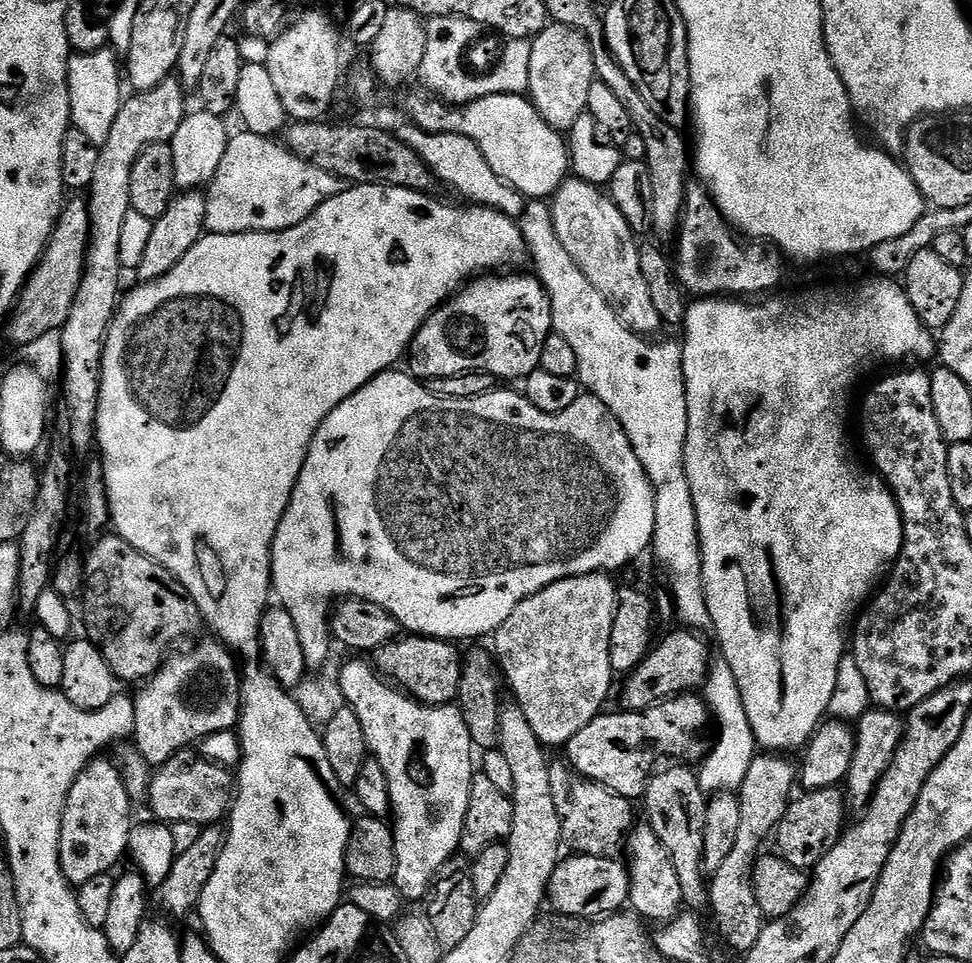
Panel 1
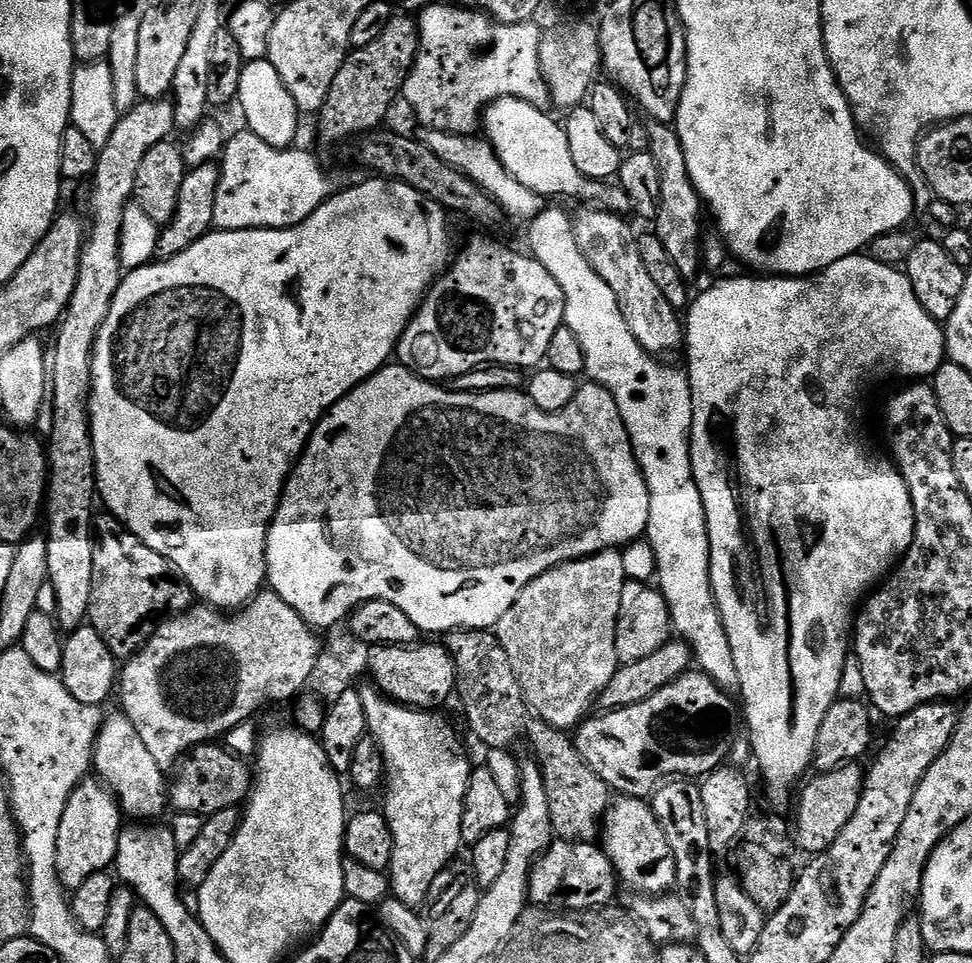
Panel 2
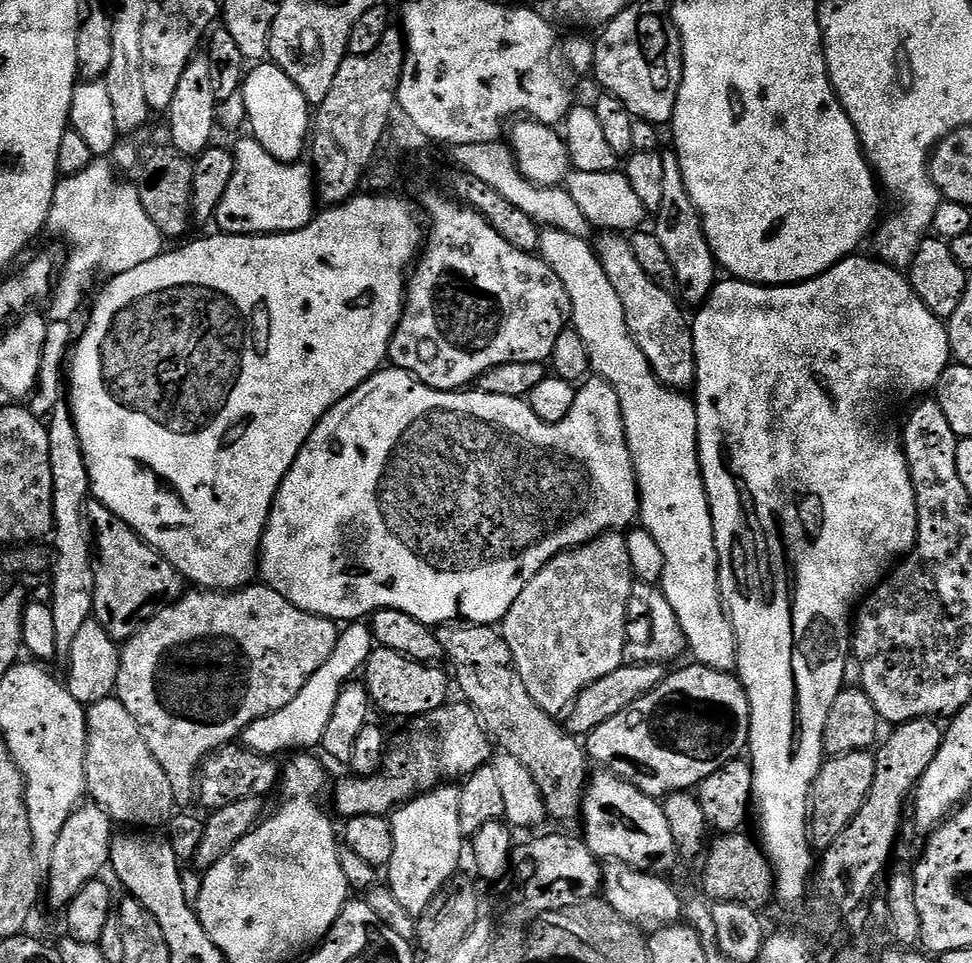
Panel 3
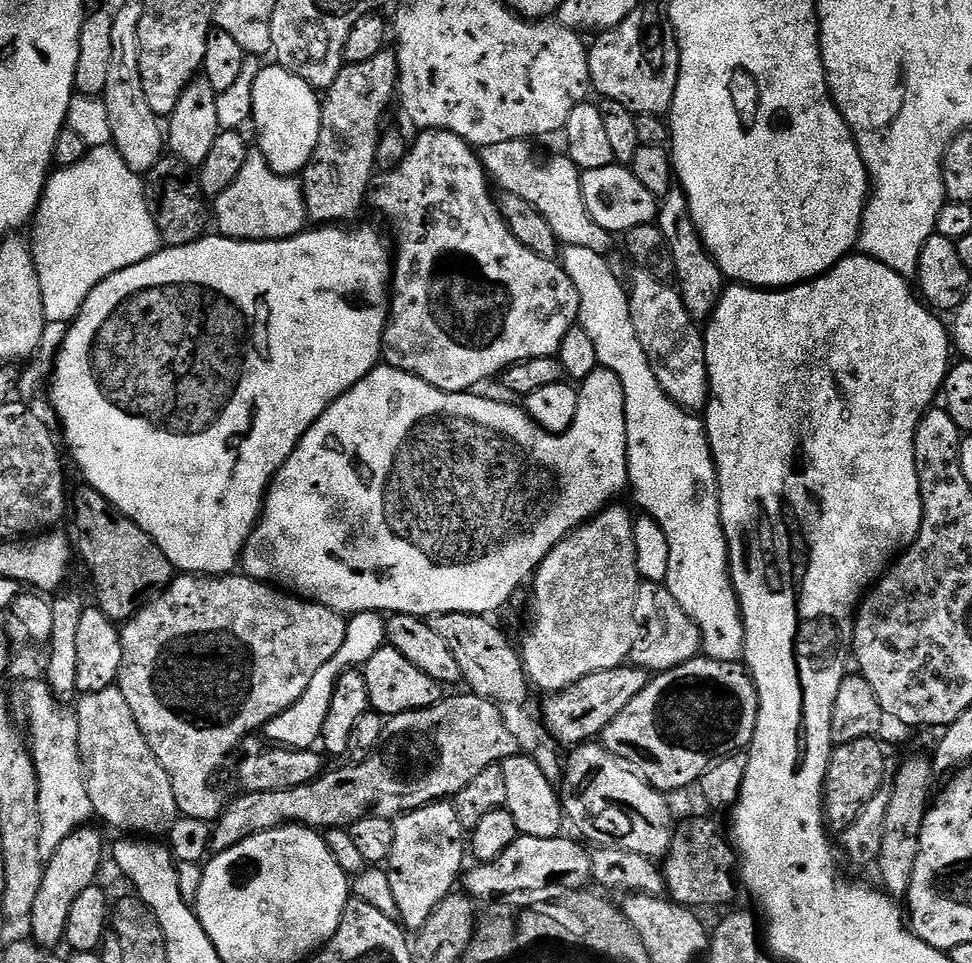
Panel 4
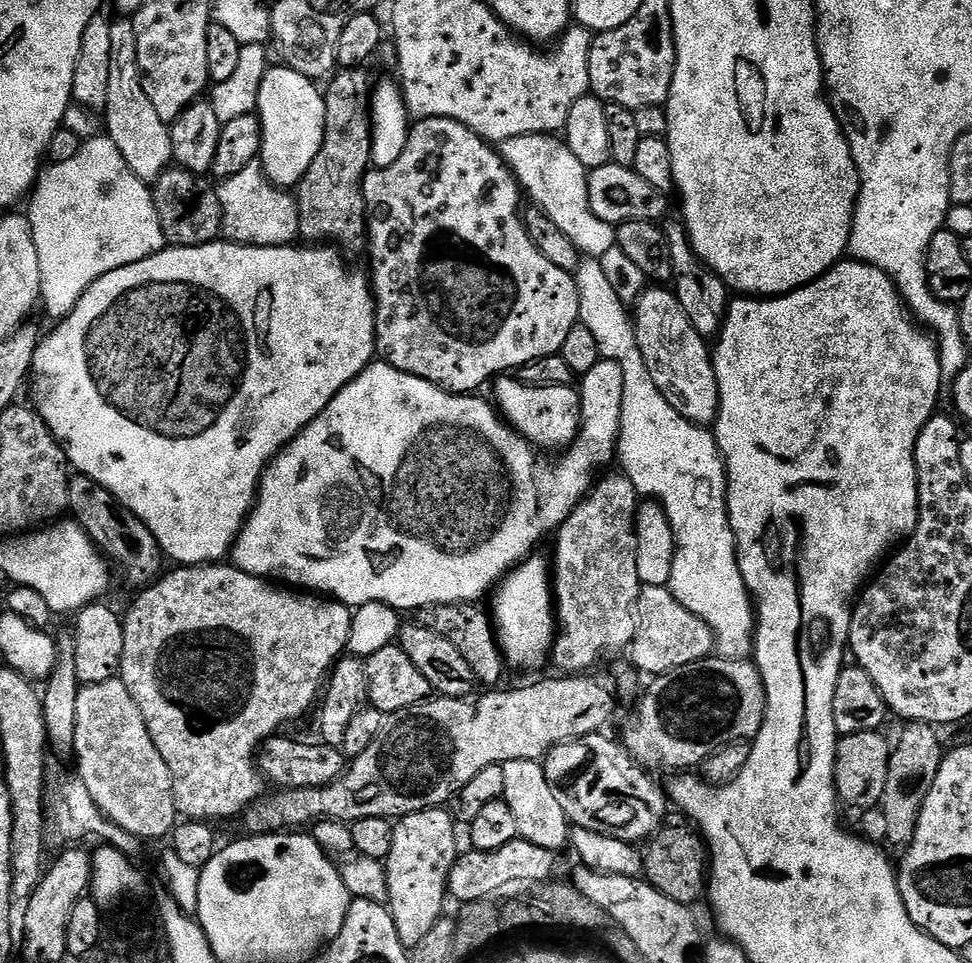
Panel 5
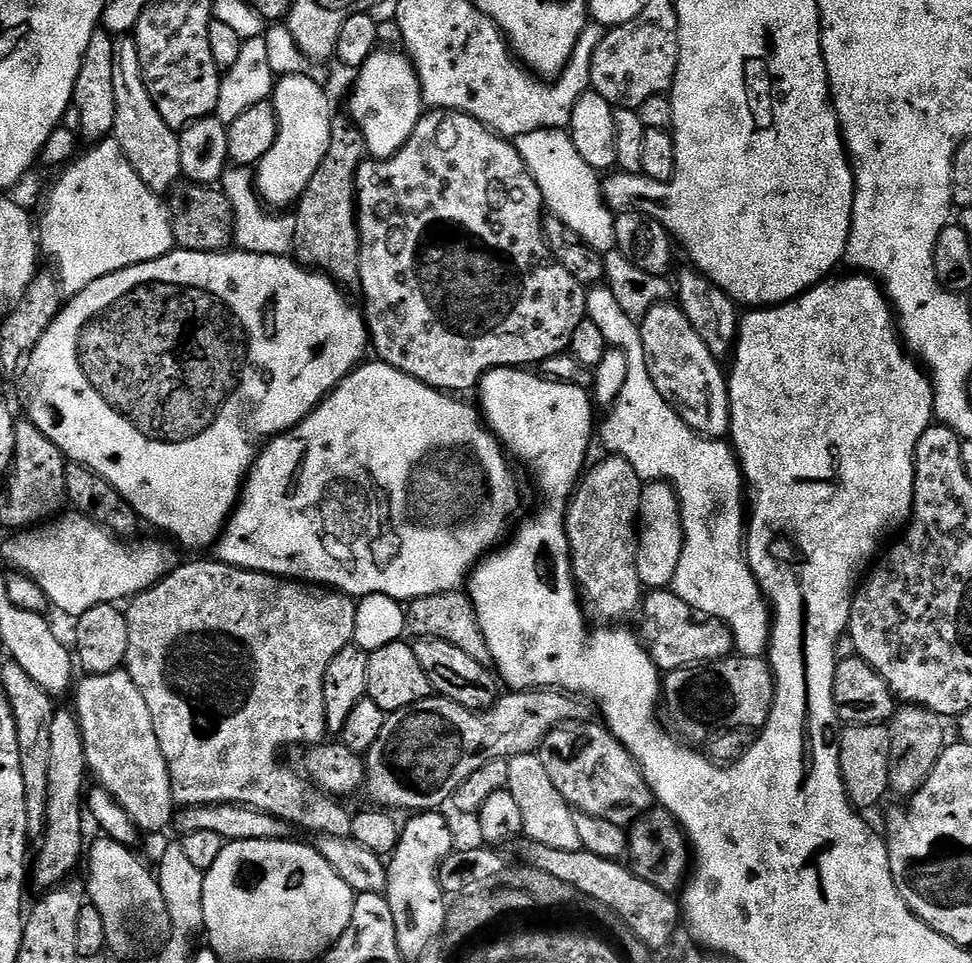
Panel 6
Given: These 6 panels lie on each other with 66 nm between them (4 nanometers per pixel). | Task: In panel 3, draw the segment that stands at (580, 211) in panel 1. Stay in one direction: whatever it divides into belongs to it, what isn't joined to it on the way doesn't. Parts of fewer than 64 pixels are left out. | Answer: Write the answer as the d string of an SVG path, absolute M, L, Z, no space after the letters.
M605 231L597 236L600 237L594 240L595 254L602 262L602 270L606 270L606 278L610 278L610 286L614 286L618 298L622 298L626 326L634 342L638 342L638 350L646 354L646 362L650 362L661 384L677 390L691 389L696 382L696 355L692 325L689 317L684 317L681 301L669 289L654 283L646 270L638 266L638 258L634 258L632 242L627 235Z

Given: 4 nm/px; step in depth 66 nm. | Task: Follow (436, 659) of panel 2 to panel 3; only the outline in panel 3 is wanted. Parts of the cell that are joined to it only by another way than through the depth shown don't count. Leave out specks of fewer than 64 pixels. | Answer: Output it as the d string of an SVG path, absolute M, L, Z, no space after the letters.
M376 646L362 669L362 683L367 686L368 696L377 713L415 718L430 714L449 703L450 676L445 672L436 664L423 664L406 654L398 654L398 650Z

